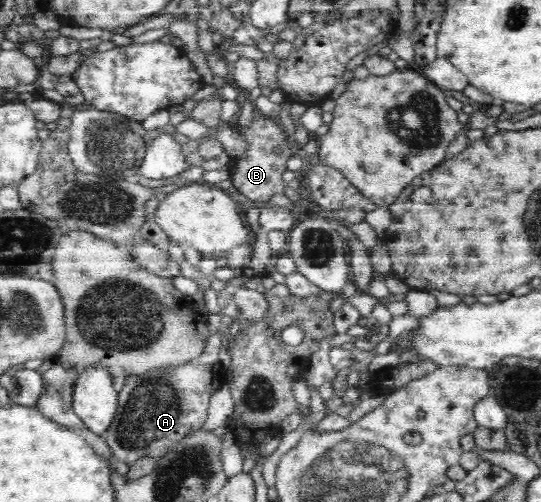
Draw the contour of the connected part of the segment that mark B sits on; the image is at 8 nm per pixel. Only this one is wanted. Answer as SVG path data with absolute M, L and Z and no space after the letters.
M257 115L255 123L251 123L247 127L247 131L243 133L243 137L251 143L249 151L245 155L239 155L235 161L235 169L233 169L233 183L234 187L245 197L253 201L262 202L264 205L269 203L271 195L283 193L283 171L287 157L291 155L285 131L281 125L277 125L275 121L267 119L264 115Z

